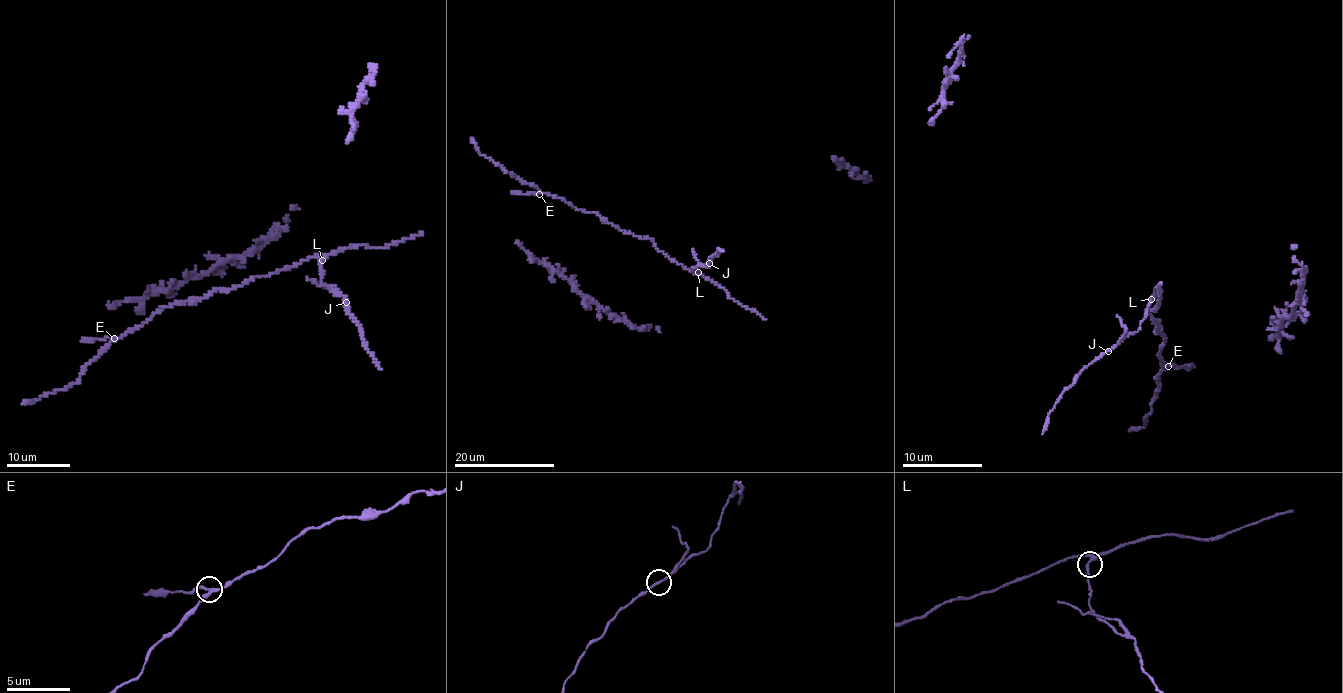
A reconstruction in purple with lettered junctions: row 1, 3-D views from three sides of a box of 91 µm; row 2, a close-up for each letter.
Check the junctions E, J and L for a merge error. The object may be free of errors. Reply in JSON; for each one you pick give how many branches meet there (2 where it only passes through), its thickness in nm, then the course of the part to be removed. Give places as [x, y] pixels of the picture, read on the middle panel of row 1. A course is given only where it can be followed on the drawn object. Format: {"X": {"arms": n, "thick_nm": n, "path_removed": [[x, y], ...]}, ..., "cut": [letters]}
{"E": {"arms": 3, "thick_nm": 200, "path_removed": [[538, 193], [511, 192]]}, "cut": ["E"]}

